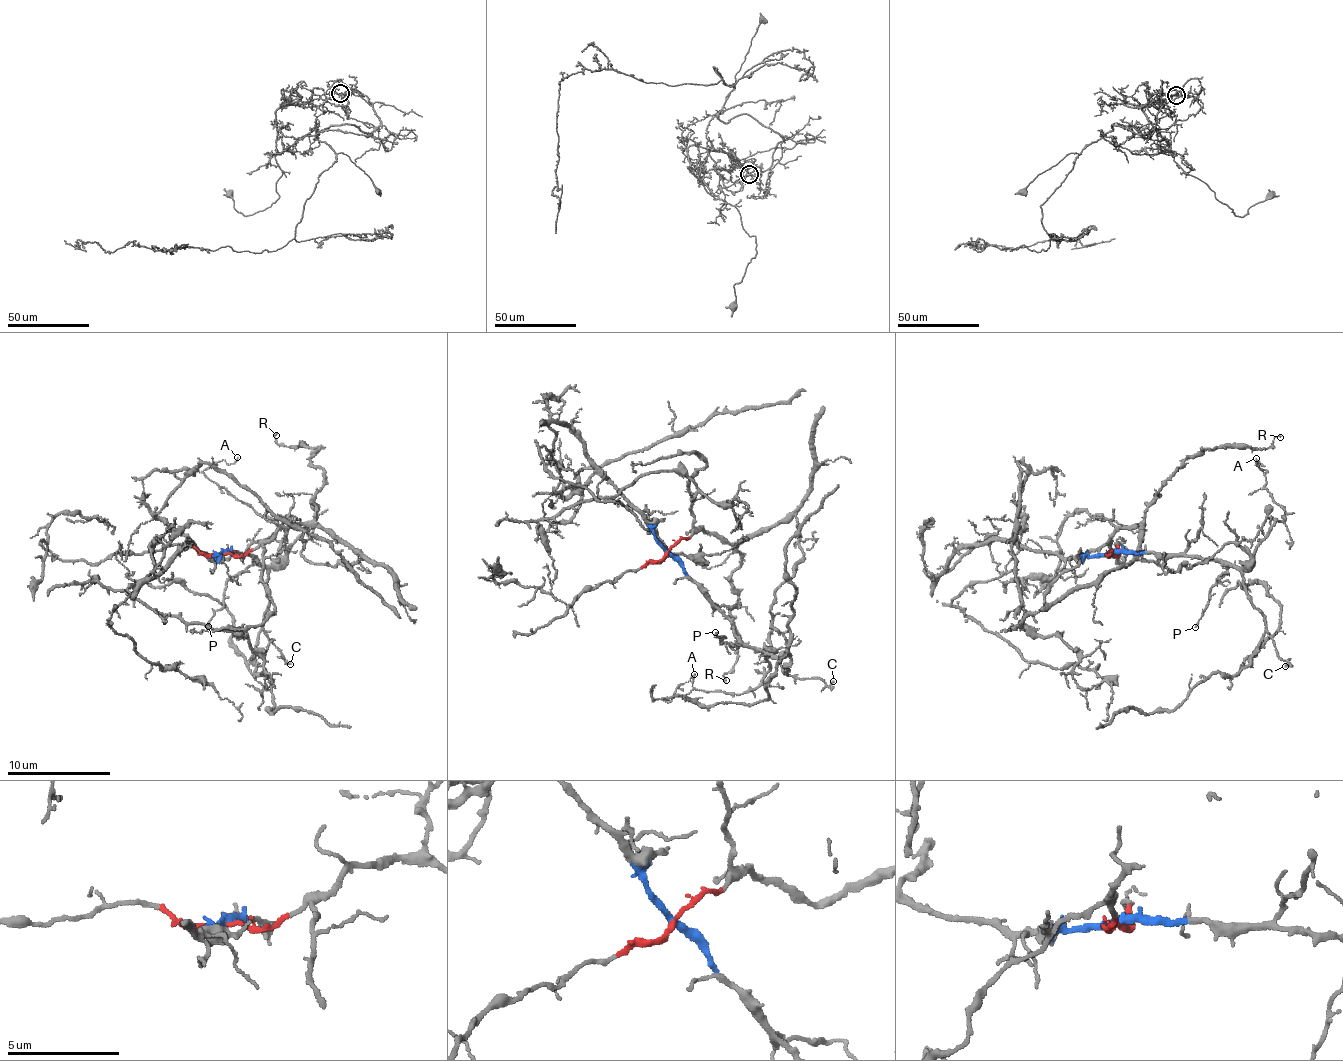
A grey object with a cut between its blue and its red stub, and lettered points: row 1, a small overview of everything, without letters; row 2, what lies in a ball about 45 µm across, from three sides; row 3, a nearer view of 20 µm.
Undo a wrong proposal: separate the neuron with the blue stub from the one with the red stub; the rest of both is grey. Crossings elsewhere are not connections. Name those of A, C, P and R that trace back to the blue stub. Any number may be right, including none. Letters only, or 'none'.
A, C, P

